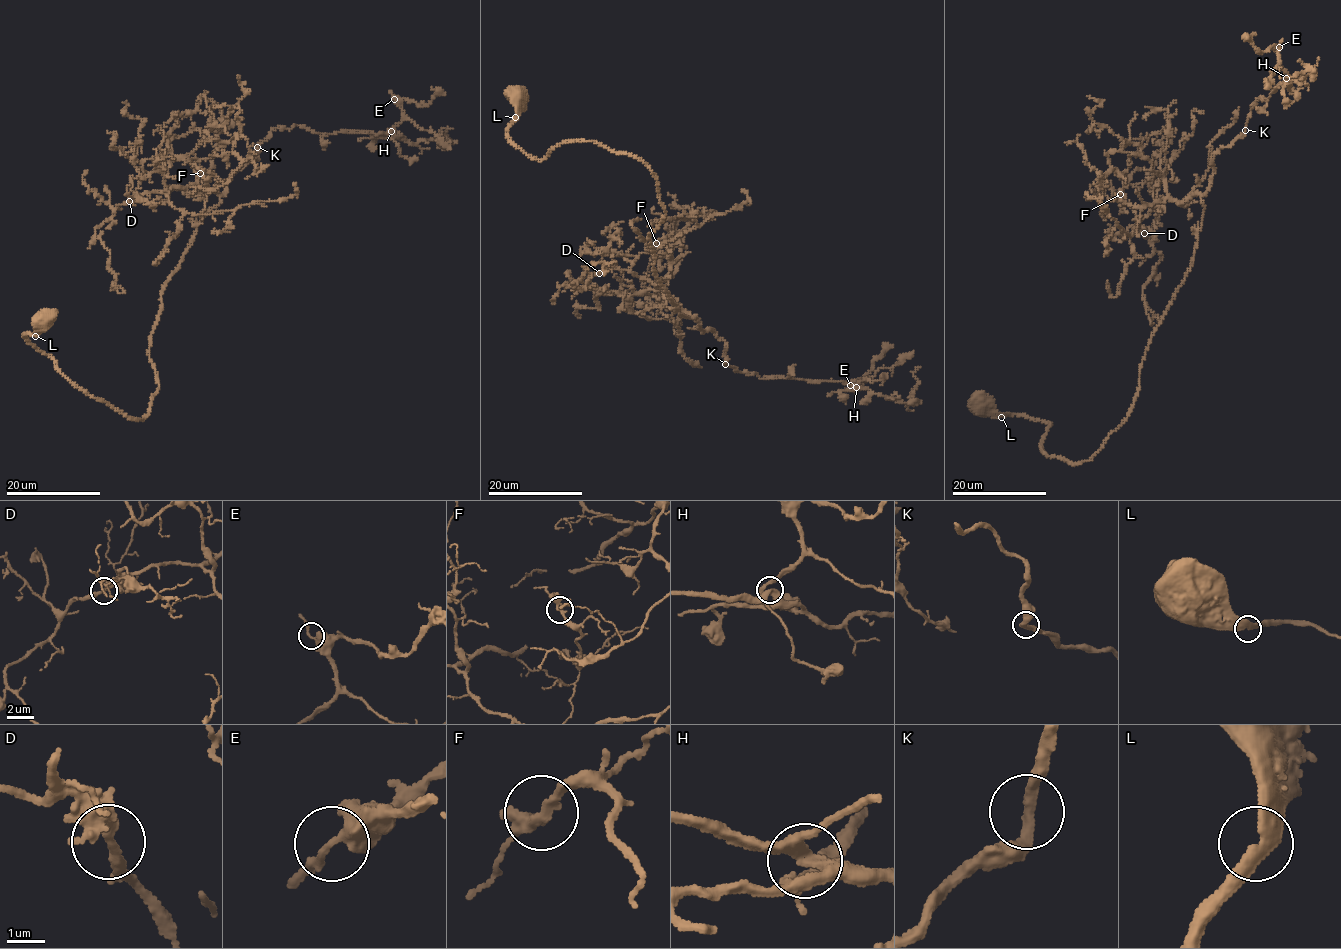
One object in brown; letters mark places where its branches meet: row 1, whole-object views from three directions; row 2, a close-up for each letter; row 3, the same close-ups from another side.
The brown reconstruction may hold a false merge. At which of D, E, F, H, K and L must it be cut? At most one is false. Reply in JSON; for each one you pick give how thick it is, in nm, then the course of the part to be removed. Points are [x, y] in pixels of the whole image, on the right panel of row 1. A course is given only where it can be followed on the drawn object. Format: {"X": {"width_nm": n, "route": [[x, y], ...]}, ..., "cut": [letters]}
{"cut": []}

